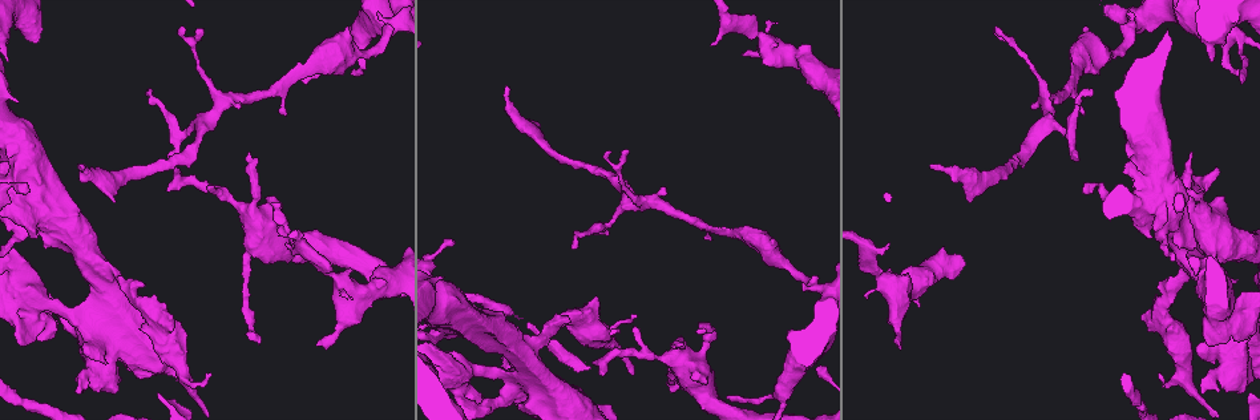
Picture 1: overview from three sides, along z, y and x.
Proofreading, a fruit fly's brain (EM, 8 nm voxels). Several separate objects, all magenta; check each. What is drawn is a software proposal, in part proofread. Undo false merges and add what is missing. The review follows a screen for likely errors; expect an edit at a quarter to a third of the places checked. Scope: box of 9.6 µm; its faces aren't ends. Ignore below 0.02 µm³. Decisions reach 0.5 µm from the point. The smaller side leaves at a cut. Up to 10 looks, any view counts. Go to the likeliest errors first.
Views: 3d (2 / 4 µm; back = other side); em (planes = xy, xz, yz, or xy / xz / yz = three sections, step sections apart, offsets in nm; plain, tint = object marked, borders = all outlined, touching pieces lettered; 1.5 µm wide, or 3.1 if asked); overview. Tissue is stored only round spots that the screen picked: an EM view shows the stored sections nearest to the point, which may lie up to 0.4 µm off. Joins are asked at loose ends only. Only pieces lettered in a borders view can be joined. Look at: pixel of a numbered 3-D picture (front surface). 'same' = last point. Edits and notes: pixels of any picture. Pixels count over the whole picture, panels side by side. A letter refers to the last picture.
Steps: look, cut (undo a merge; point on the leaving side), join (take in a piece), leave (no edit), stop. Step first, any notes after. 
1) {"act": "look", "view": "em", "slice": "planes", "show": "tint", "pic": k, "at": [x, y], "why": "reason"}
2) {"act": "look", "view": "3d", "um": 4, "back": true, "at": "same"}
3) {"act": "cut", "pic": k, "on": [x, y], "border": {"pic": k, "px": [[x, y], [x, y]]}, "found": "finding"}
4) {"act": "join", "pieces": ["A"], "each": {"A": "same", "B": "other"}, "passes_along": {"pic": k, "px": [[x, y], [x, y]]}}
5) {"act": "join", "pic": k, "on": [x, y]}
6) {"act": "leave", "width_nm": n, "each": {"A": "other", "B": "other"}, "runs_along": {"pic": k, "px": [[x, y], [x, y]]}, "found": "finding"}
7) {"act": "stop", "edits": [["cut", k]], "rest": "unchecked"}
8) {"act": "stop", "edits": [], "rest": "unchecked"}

{"act": "look", "view": "em", "slice": "xz", "step": 4, "show": "borders", "pic": 1, "at": [117, 391], "why": "stops while still wide"}

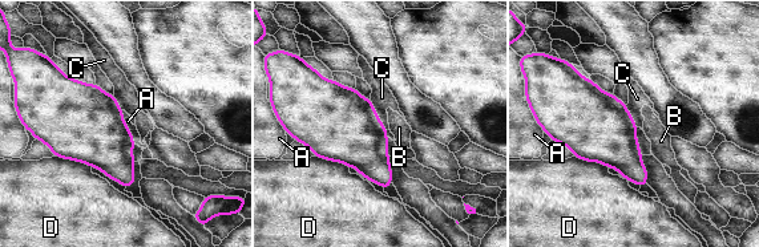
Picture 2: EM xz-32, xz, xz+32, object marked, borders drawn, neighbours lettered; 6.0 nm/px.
{"act": "look", "view": "em", "slice": "planes", "show": "borders", "at": "same"}

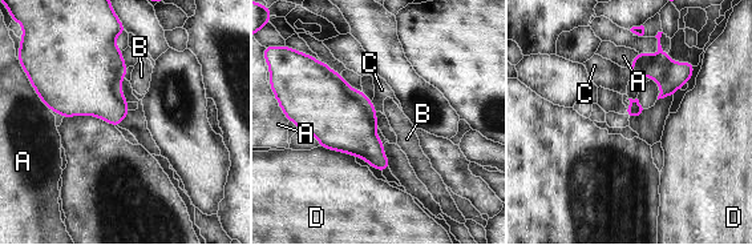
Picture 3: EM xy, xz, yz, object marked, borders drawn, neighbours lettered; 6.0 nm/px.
{"act": "leave", "each": {"A": "other", "B": "other", "C": "other", "D": "other"}, "border": {"pic": 3, "px": [[371, 101], [377, 111]]}, "found": "none of them fits"}

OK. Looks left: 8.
{"act": "look", "view": "3d", "um": 4, "pic": 1, "at": [1158, 234], "why": "sudden change in width"}

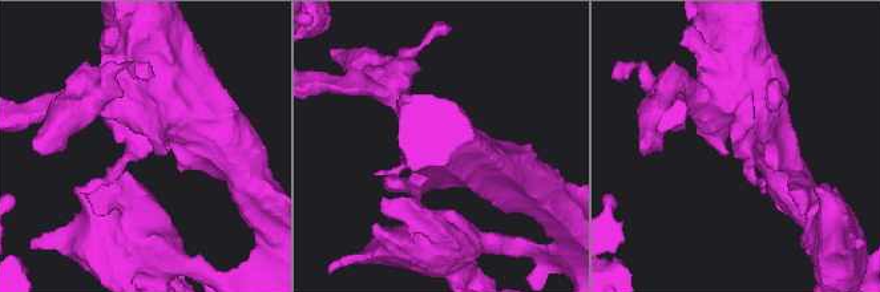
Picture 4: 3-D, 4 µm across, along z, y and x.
{"act": "look", "view": "em", "slice": "planes", "show": "tint", "pic": 4, "at": [741, 150], "why": "need the tissue"}

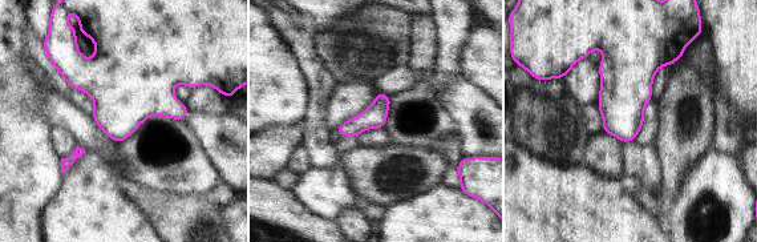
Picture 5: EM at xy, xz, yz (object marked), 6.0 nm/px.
{"act": "look", "view": "em", "slice": "planes", "show": "borders", "at": "same"}

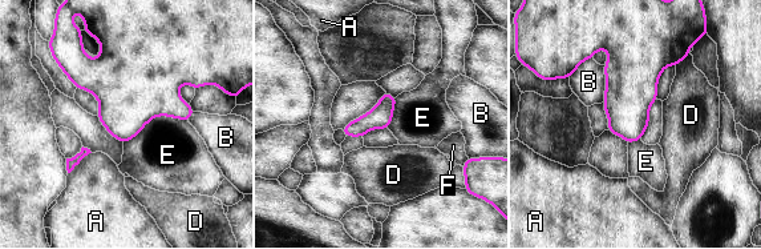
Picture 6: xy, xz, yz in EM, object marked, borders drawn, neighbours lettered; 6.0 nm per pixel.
{"act": "leave", "each": {"A": "other", "B": "other", "D": "other", "E": "other", "F": "other"}, "border": {"pic": 6, "px": [[187, 120], [154, 116], [124, 144]]}, "found": "continuous, no second neuron"}

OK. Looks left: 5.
{"act": "look", "view": "3d", "um": 2, "pic": 1, "at": [596, 296], "why": "free end"}

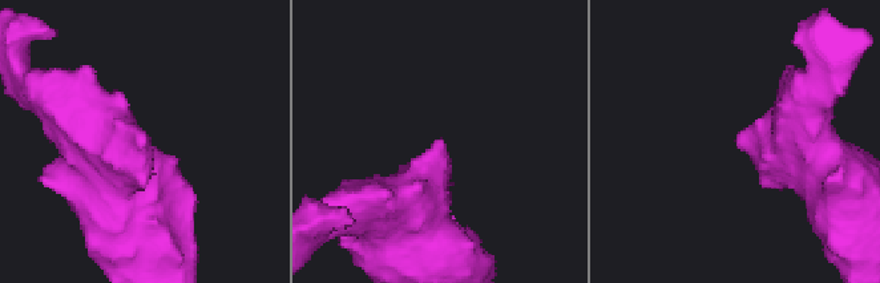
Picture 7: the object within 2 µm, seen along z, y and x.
{"act": "look", "view": "em", "slice": "yz", "step": 8, "show": "tint", "pic": 7, "at": [738, 146], "why": "shape alone is not enough"}

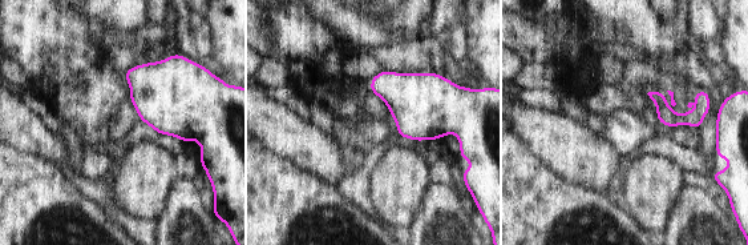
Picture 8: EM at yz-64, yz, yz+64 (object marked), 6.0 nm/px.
{"act": "look", "view": "em", "slice": "planes", "show": "borders", "at": "same"}

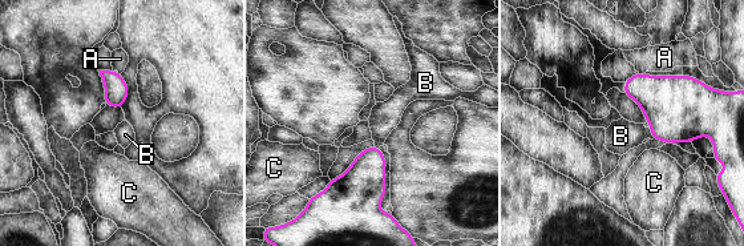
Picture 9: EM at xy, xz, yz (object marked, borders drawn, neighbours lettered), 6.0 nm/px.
{"act": "join", "pieces": ["B"], "each": {"A": "other", "B": "same", "C": "other"}, "passes_along": {"pic": 9, "px": [[678, 108], [651, 133], [621, 136]]}, "found": "it goes on there"}

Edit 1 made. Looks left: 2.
{"act": "stop", "edits": [["join", 9]], "rest": "unchecked"}

